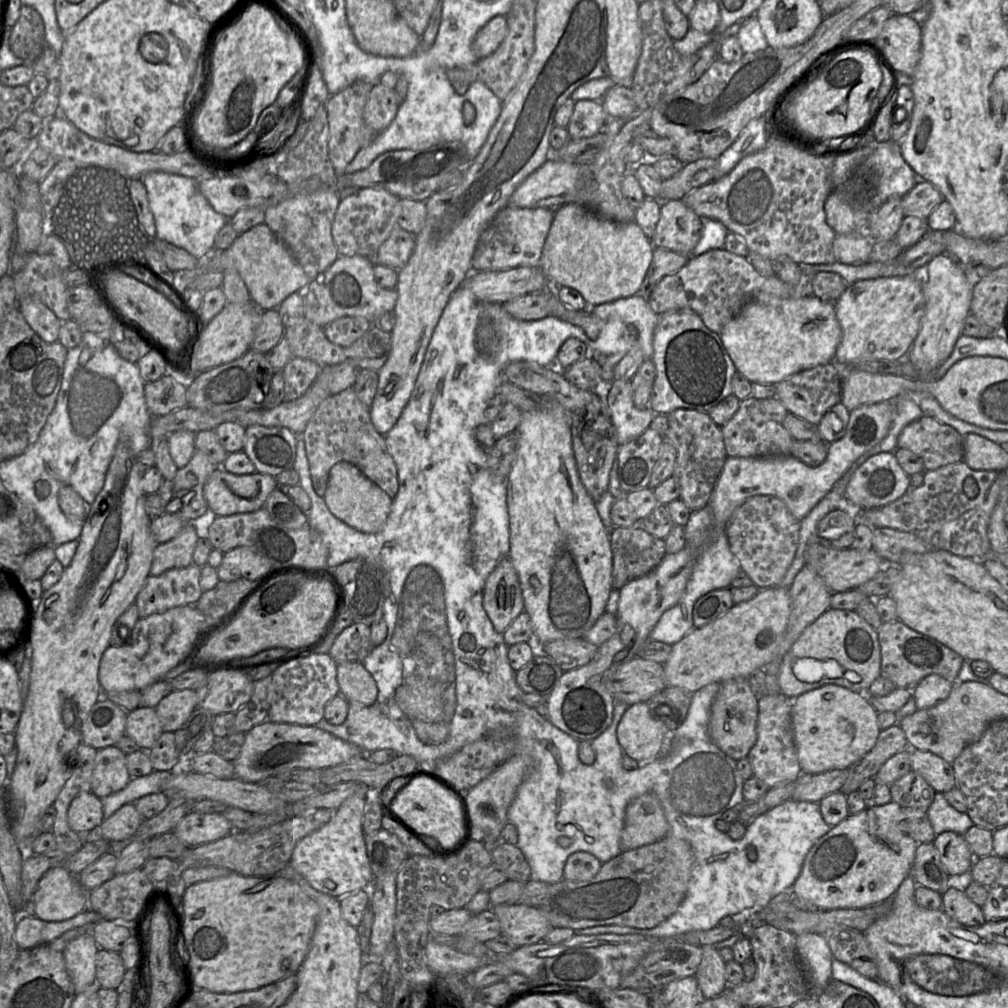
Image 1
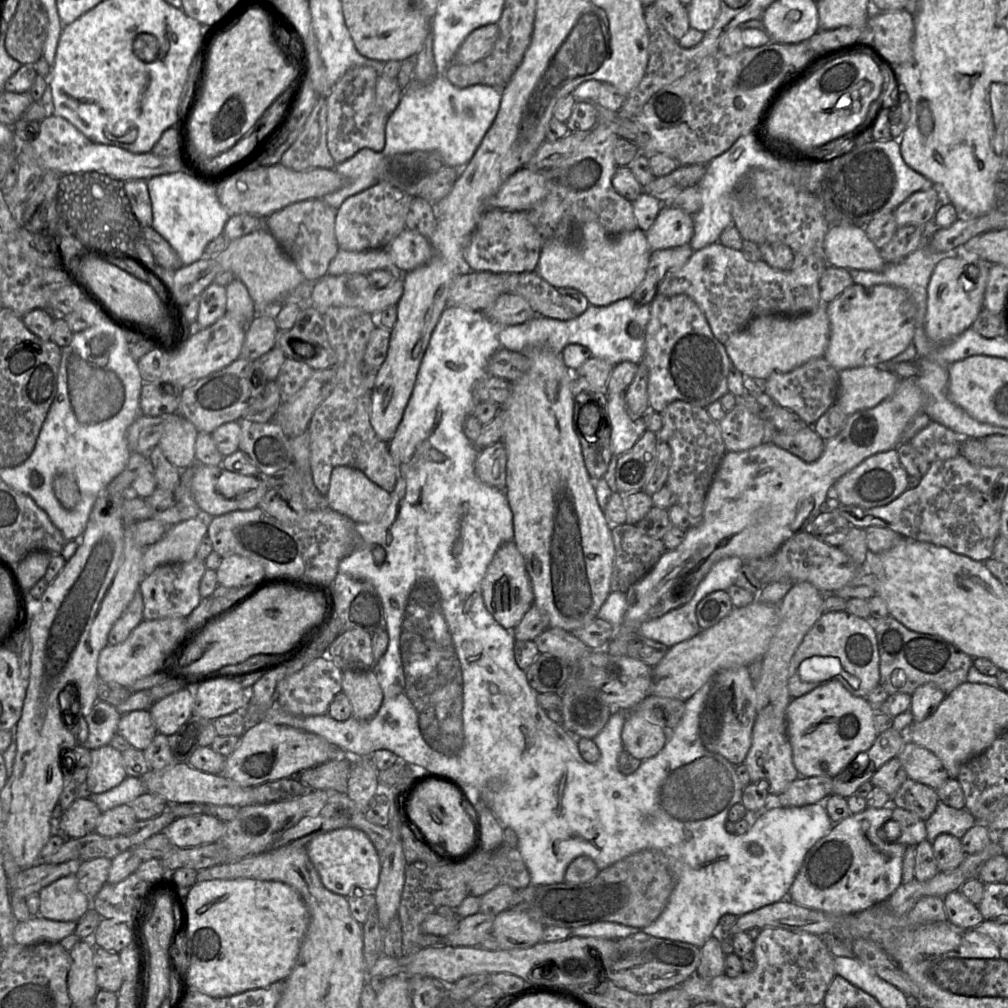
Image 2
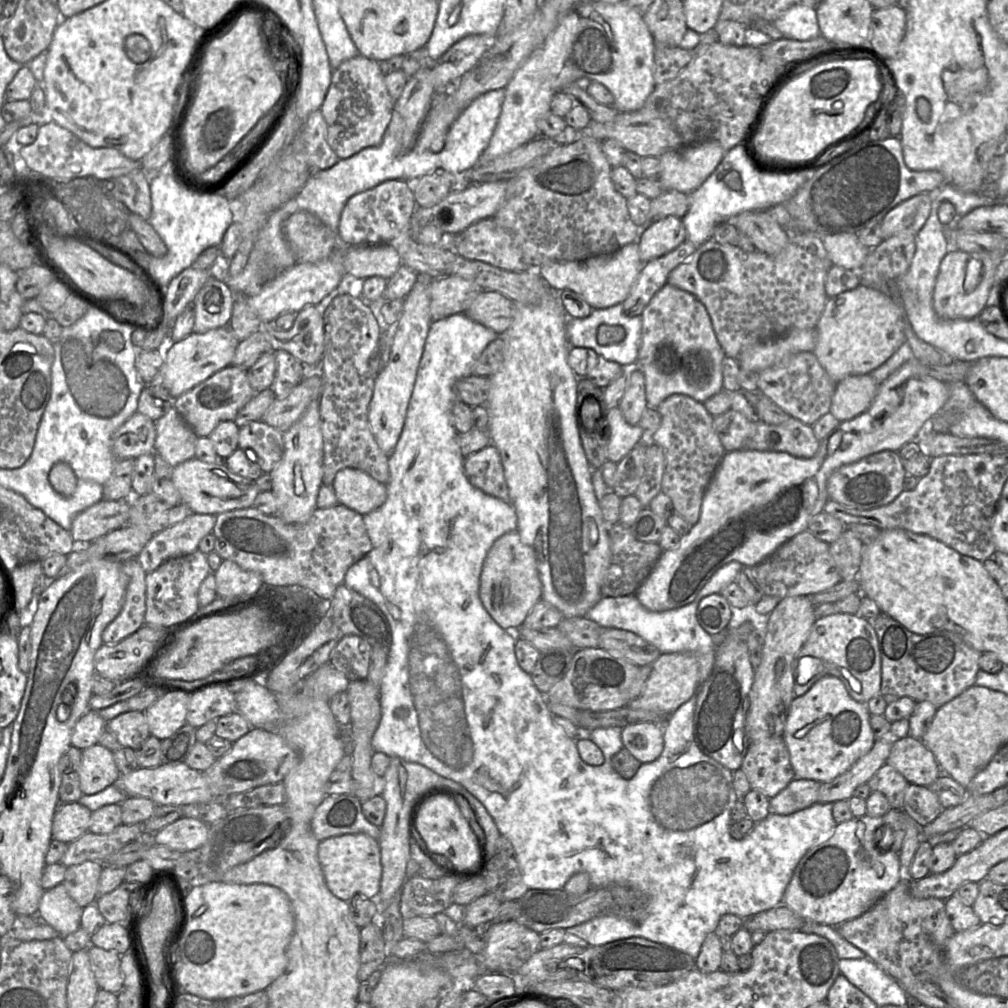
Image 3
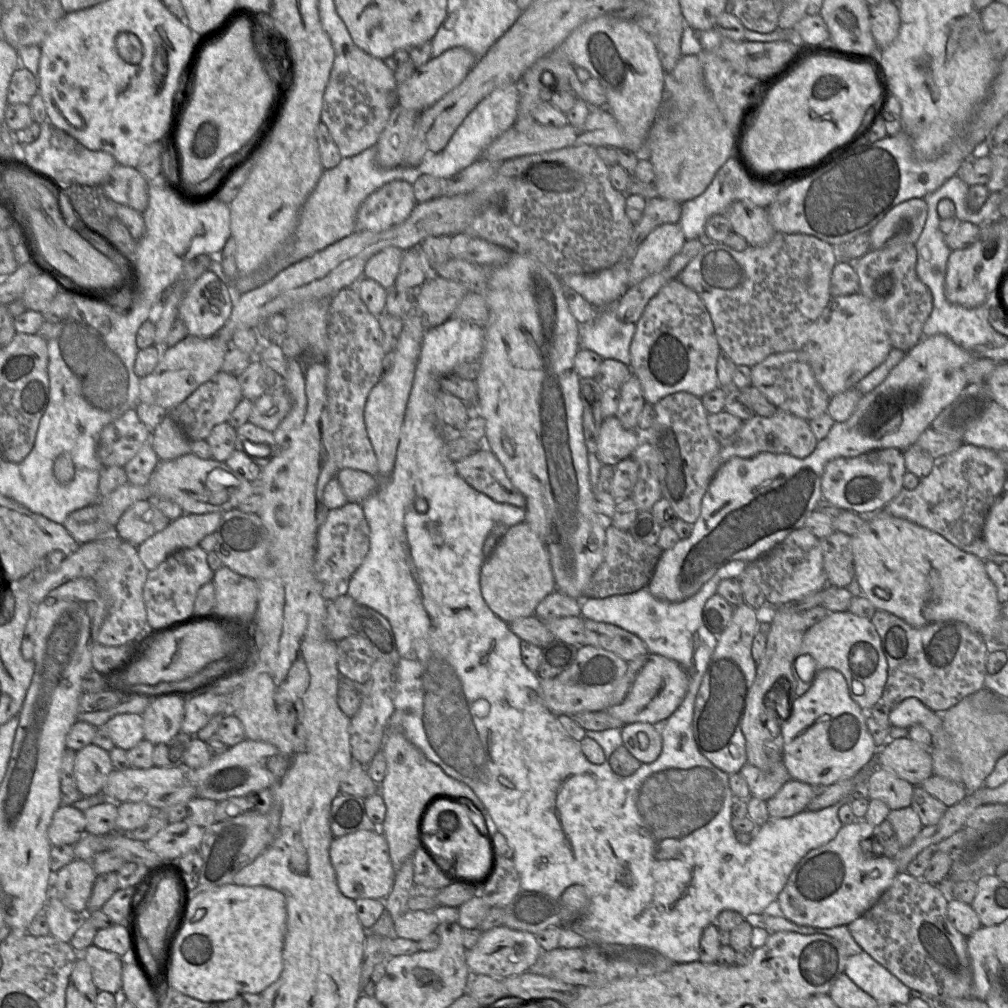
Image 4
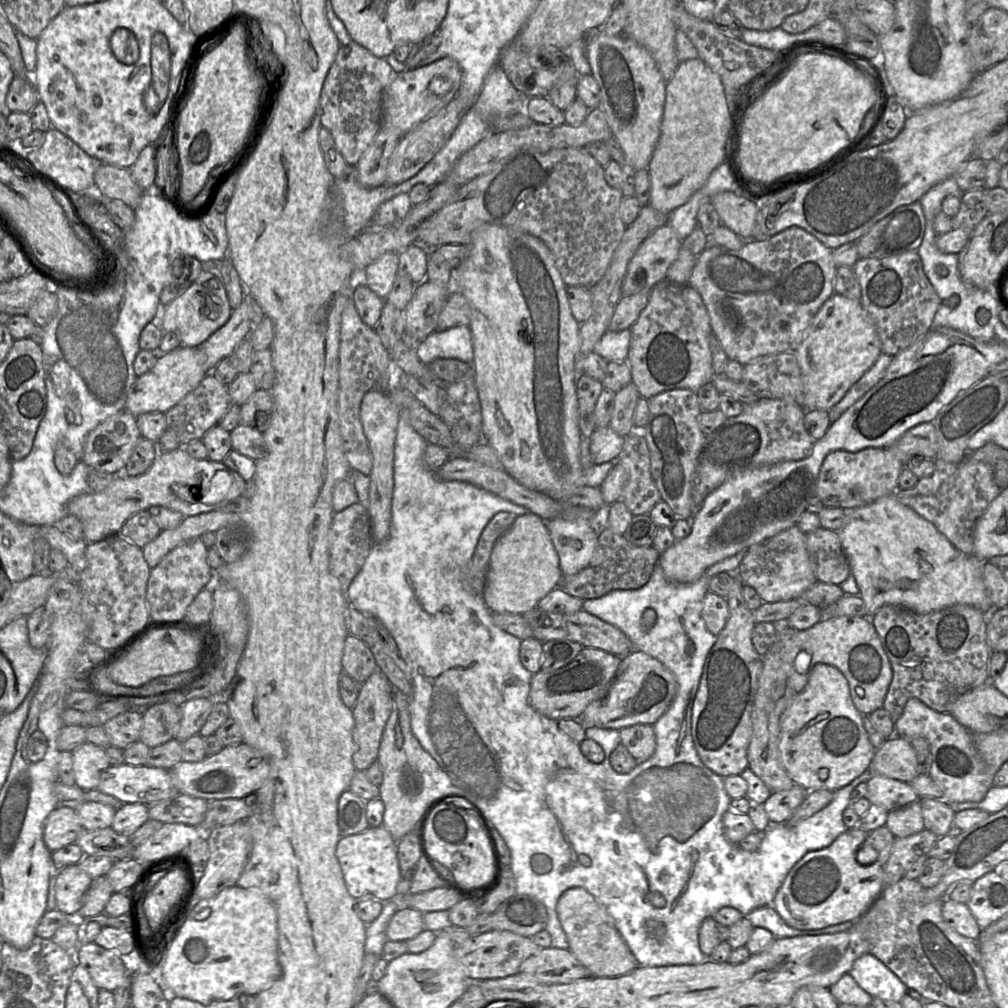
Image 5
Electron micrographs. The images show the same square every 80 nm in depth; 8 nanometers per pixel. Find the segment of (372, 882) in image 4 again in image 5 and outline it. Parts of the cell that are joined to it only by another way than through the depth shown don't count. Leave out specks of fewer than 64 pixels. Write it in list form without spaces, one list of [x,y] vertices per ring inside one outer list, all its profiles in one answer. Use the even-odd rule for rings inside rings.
[[[369,827],[358,834],[341,837],[336,847],[346,888],[356,900],[375,899],[387,902],[394,899],[400,879],[397,842],[383,827]]]

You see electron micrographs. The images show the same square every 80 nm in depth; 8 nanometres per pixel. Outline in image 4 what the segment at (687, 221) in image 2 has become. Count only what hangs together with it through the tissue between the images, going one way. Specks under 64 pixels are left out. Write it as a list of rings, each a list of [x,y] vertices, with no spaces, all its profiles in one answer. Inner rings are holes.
[[[666,223],[656,227],[639,245],[630,262],[629,286],[662,272],[681,251],[685,242],[685,235],[678,223]]]

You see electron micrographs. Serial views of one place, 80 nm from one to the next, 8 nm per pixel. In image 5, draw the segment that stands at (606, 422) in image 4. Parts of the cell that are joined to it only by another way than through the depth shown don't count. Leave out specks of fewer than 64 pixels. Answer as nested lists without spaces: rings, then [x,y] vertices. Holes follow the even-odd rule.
[[[609,425],[596,428],[589,439],[591,459],[594,465],[616,461],[624,444],[624,437]]]

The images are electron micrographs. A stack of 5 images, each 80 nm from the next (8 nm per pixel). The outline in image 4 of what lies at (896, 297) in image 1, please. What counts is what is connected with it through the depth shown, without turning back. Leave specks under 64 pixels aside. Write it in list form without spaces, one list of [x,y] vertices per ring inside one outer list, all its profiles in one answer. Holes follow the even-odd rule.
[[[862,293],[834,296],[810,327],[803,350],[815,379],[833,397],[854,387],[881,365],[892,349],[881,311]]]

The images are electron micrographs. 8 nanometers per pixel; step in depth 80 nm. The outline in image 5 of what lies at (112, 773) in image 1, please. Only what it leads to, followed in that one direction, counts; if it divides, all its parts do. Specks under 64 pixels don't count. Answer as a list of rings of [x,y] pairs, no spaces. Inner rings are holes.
[[[85,742],[72,752],[75,785],[83,790],[96,789],[100,776],[109,766],[106,749]]]

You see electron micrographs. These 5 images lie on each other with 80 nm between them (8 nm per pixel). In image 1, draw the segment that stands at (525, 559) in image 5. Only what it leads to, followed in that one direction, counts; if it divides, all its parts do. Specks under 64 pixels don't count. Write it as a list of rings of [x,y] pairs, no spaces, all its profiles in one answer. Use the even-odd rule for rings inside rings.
[[[508,556],[498,563],[486,580],[483,607],[500,634],[524,611],[519,577]]]

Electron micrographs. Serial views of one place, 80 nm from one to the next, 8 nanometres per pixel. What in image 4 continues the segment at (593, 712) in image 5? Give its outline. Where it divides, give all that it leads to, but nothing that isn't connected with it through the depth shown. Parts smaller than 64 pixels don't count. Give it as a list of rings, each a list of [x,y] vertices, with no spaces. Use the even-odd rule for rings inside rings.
[[[648,653],[646,656],[647,660],[624,700],[605,710],[625,725],[641,722],[659,726],[679,707],[688,689],[688,675],[677,662],[657,654]]]

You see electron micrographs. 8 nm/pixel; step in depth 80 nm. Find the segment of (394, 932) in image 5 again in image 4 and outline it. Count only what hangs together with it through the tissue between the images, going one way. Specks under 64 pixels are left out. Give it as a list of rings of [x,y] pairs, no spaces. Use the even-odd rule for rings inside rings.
[[[409,911],[394,921],[394,928],[398,938],[419,942],[436,931],[439,925],[433,911]]]

